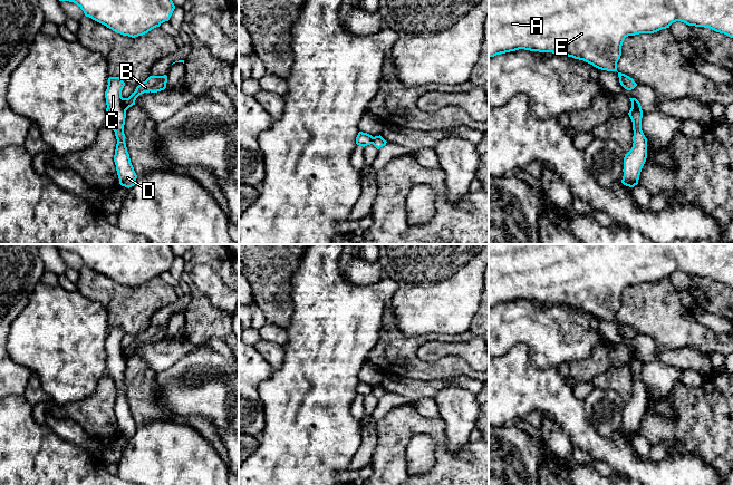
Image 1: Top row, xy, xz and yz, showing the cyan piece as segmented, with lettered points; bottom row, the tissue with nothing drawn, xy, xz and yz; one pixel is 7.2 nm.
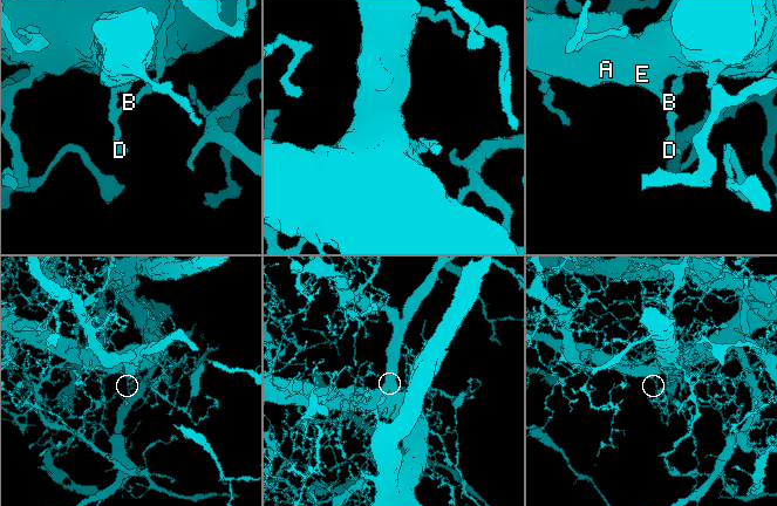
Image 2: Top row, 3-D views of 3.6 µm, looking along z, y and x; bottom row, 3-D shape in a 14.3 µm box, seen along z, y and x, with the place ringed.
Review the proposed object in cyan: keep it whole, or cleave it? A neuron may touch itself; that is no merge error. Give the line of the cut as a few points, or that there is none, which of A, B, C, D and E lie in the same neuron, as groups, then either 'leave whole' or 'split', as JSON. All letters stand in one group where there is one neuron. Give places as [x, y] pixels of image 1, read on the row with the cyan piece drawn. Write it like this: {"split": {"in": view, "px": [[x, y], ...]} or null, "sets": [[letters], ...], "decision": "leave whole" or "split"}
{"split": {"in": "xy", "px": [[123, 98], [123, 106], [126, 109]]}, "sets": [["A", "C", "D", "E"], ["B"]], "decision": "split"}

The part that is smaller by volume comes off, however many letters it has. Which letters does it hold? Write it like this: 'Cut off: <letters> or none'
Cut off: B

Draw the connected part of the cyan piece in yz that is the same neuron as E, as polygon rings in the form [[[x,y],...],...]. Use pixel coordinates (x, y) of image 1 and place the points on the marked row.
[[[489,0],[489,57],[524,49],[568,56],[583,60],[601,70],[617,71],[617,62],[620,59],[621,46],[626,37],[639,33],[654,33],[669,28],[676,21],[688,26],[710,28],[733,38],[733,0]]]

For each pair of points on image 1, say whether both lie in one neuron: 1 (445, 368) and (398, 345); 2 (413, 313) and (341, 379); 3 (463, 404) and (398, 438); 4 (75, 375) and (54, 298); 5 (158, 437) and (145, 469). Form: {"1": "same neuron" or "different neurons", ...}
{"1": "same neuron", "2": "different neurons", "3": "different neurons", "4": "same neuron", "5": "same neuron"}

